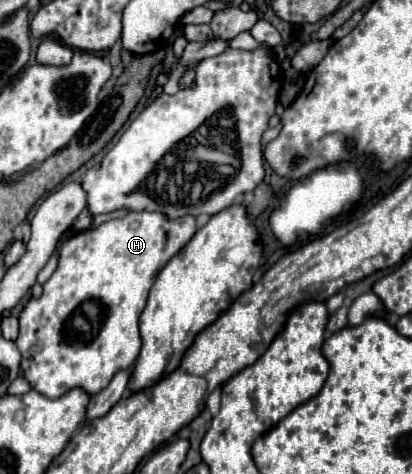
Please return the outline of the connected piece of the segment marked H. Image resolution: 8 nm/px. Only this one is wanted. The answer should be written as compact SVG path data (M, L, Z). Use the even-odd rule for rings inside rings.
M130 212L124 218L108 220L108 222L100 224L94 230L84 230L84 232L78 232L78 234L70 236L62 246L58 268L54 270L50 280L44 284L44 294L38 300L30 298L30 304L20 314L20 336L16 340L16 346L18 346L20 354L22 354L22 370L24 370L26 380L30 382L30 386L36 392L40 392L40 394L44 394L48 398L60 398L62 394L66 394L72 388L82 388L84 392L94 396L94 394L98 394L100 390L104 390L108 386L108 382L112 380L112 376L116 372L132 368L136 358L138 358L138 354L140 354L140 346L142 346L140 332L138 332L138 322L140 322L140 314L142 314L142 310L146 306L150 286L154 284L154 276L166 266L166 262L174 254L178 254L184 248L184 244L194 236L194 232L196 232L196 220L192 216L184 216L184 218L178 218L178 220L168 220L164 214L156 214L156 212Z

